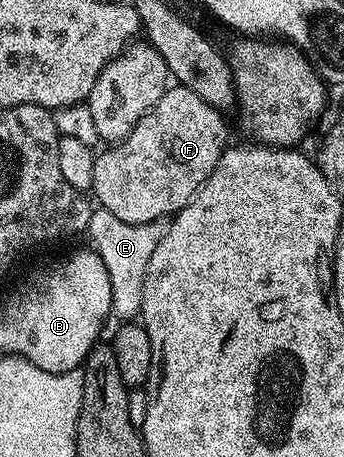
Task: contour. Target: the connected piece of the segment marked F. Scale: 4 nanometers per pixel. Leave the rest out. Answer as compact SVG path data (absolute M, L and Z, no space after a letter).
M182 86L168 87L166 94L137 122L137 126L127 137L118 141L108 152L99 152L95 158L91 192L96 196L98 207L117 214L121 222L144 224L164 218L174 217L199 193L204 182L213 174L228 147L227 124L223 121L224 113L209 106L193 90Z

